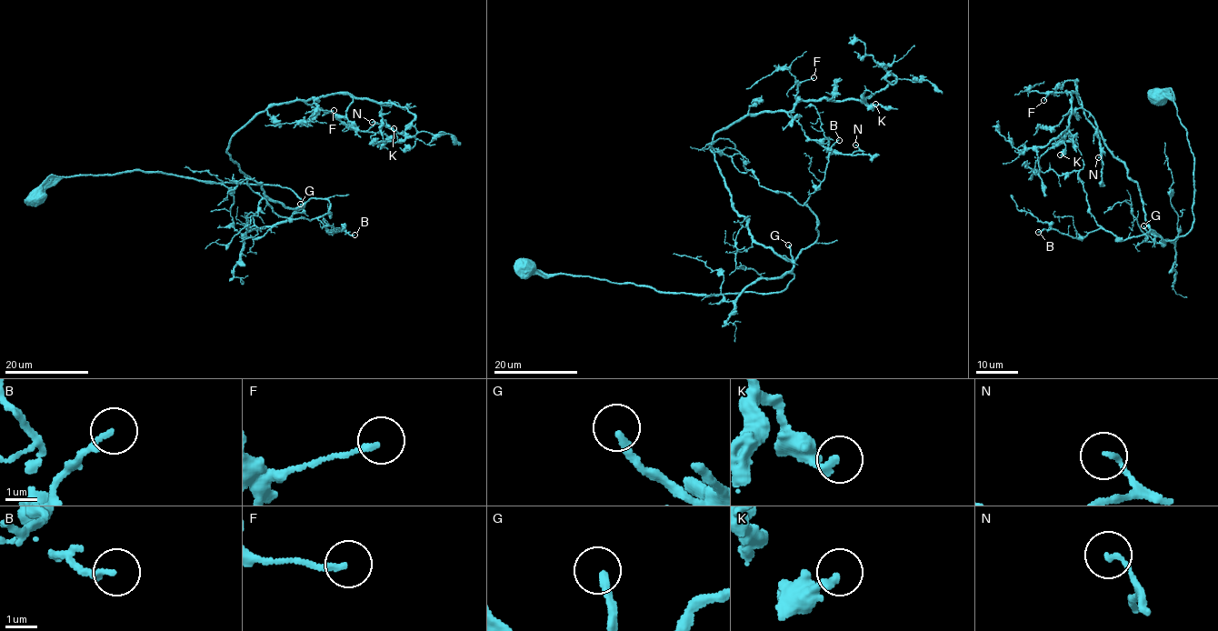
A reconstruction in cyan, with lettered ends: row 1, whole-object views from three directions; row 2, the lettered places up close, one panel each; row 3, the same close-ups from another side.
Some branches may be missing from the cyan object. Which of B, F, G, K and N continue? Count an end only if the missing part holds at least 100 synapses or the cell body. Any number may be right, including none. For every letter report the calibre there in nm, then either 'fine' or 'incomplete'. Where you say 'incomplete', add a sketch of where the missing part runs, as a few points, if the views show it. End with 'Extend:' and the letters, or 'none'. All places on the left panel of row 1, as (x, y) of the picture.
B: calibre 180 nm; fine
F: calibre 190 nm; fine
G: calibre 240 nm; incomplete; course (300, 204), (298, 224), (325, 274), (296, 275), (255, 292), (224, 362)
K: calibre 260 nm; fine
N: calibre 140 nm; fine
Extend: G

